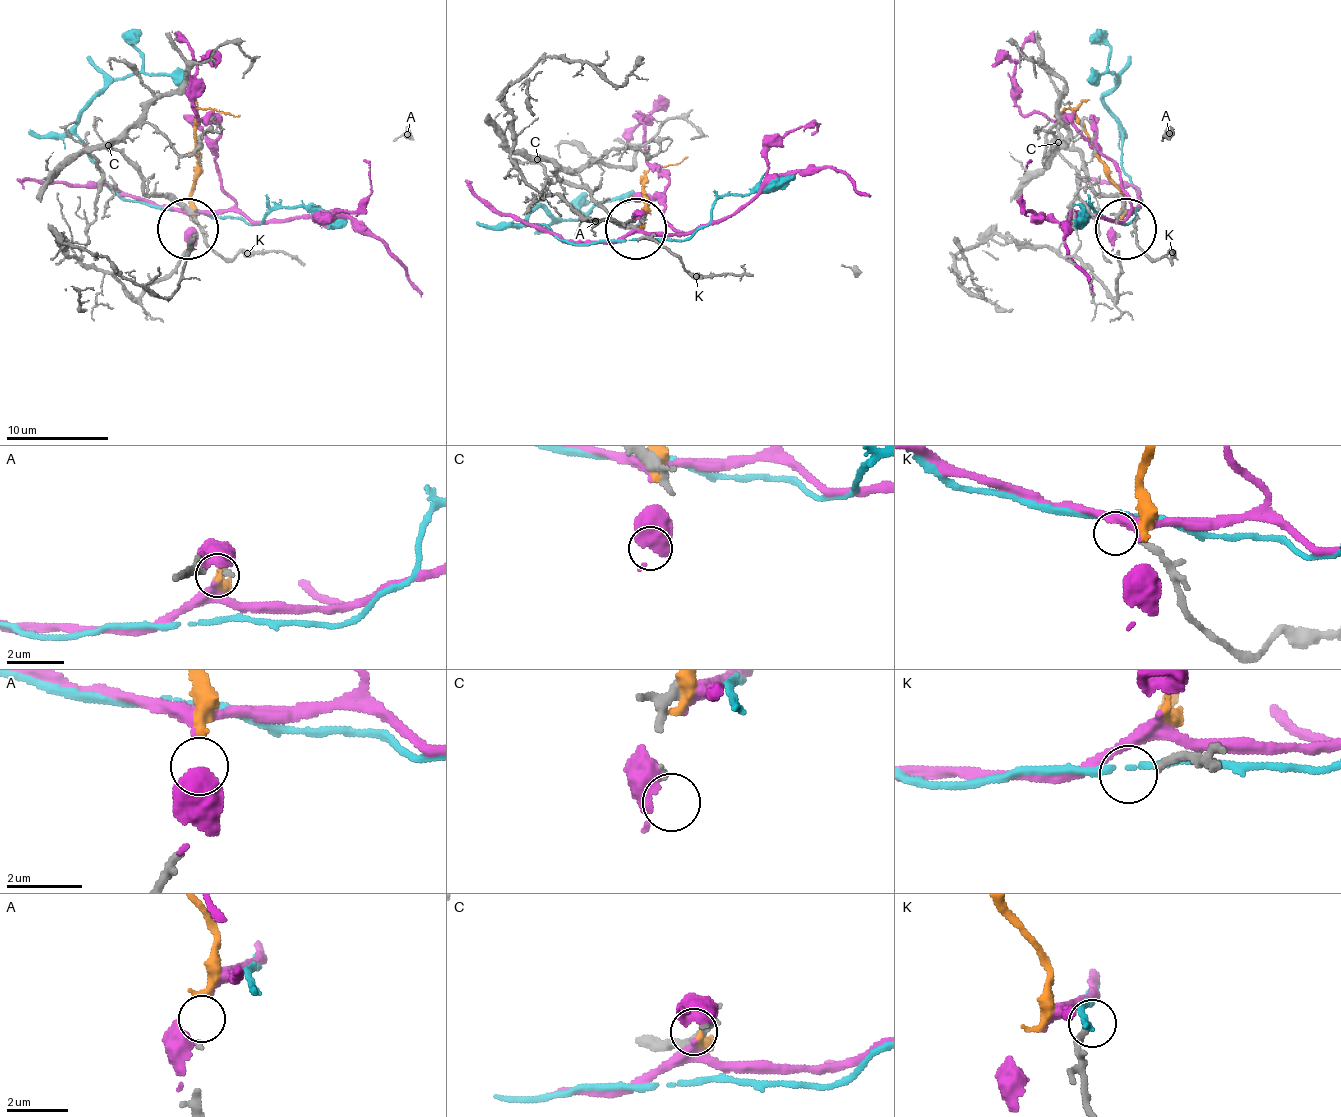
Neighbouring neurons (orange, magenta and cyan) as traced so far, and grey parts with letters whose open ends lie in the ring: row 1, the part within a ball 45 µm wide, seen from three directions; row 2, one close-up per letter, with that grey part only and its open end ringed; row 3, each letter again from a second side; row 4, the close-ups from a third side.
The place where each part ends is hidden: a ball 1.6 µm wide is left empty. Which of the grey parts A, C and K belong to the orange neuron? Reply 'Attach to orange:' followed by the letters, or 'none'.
Attach to orange: A

